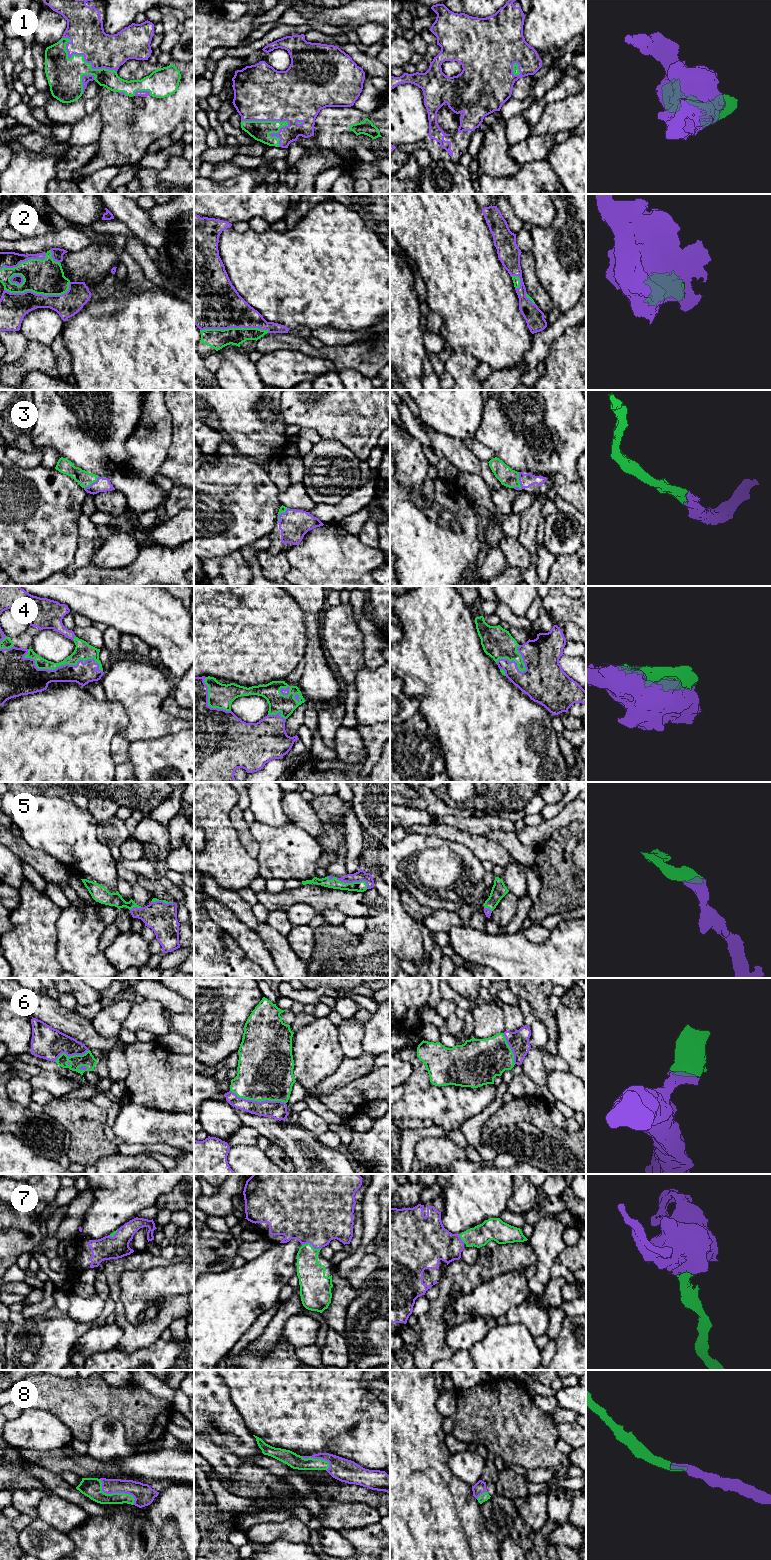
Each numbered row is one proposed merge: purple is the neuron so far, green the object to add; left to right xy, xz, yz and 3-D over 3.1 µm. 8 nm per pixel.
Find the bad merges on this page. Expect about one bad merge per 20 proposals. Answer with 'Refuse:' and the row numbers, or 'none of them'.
Refuse: none of them

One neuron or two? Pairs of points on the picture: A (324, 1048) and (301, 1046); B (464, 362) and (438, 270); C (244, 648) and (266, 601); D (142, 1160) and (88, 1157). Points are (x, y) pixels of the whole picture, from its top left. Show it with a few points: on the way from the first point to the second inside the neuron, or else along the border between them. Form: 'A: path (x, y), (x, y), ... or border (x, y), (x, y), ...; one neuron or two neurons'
A: path (318, 1048), (315, 1049), (312, 1046), (307, 1046); one neuron
B: border (451, 351), (470, 354), (479, 363); two neurons
C: path (244, 636), (244, 623), (254, 613); one neuron
D: border (118, 1152), (102, 1156), (95, 1163); two neurons

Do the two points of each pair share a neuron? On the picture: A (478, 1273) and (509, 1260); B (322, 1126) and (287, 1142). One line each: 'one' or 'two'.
A: one
B: two

